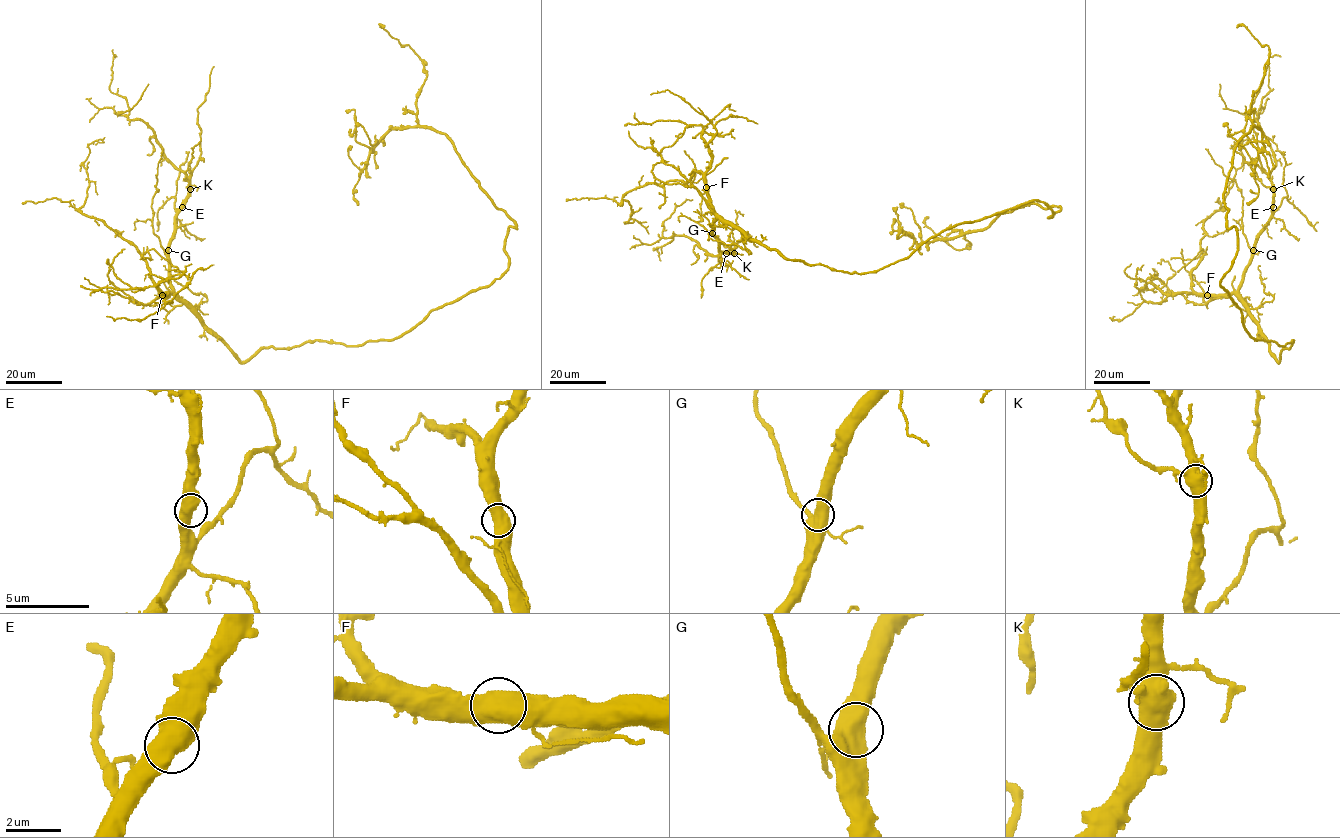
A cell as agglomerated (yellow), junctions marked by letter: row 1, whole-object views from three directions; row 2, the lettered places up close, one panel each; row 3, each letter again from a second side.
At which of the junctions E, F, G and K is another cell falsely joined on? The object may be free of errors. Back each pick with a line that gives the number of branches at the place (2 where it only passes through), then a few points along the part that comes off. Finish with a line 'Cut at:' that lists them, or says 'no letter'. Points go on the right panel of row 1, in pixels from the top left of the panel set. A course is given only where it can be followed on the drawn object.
Cut at: no letter

